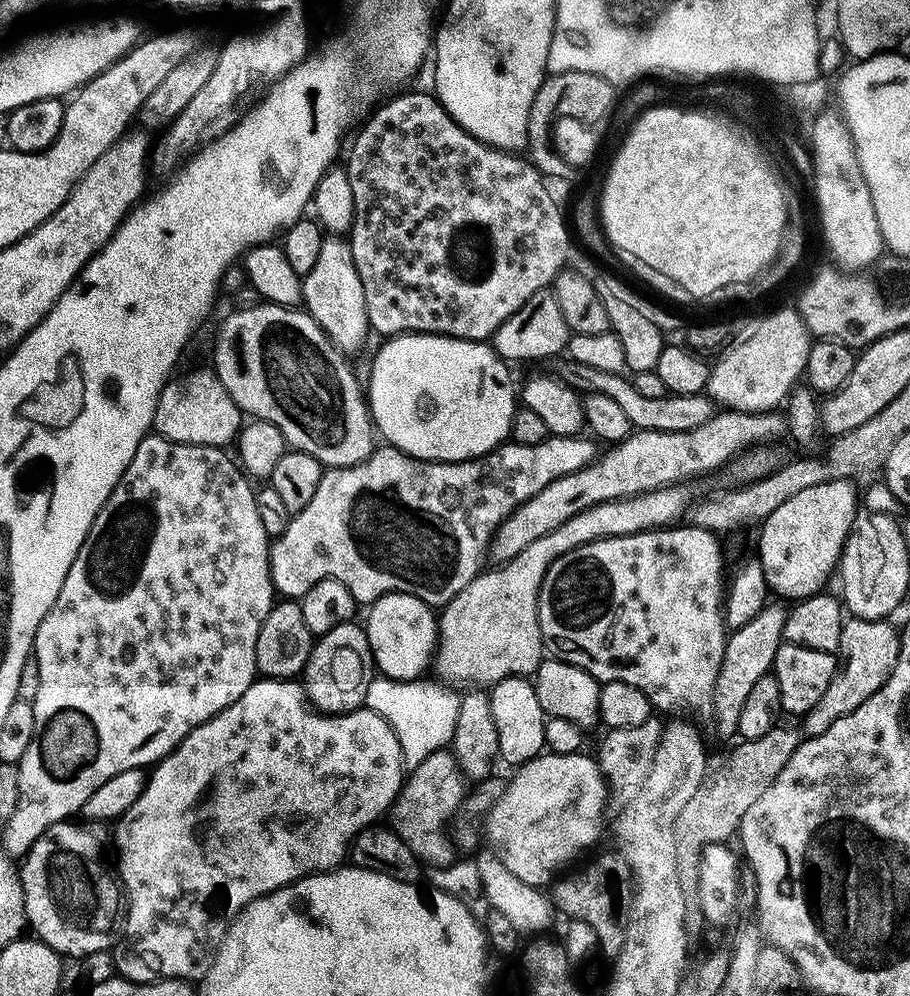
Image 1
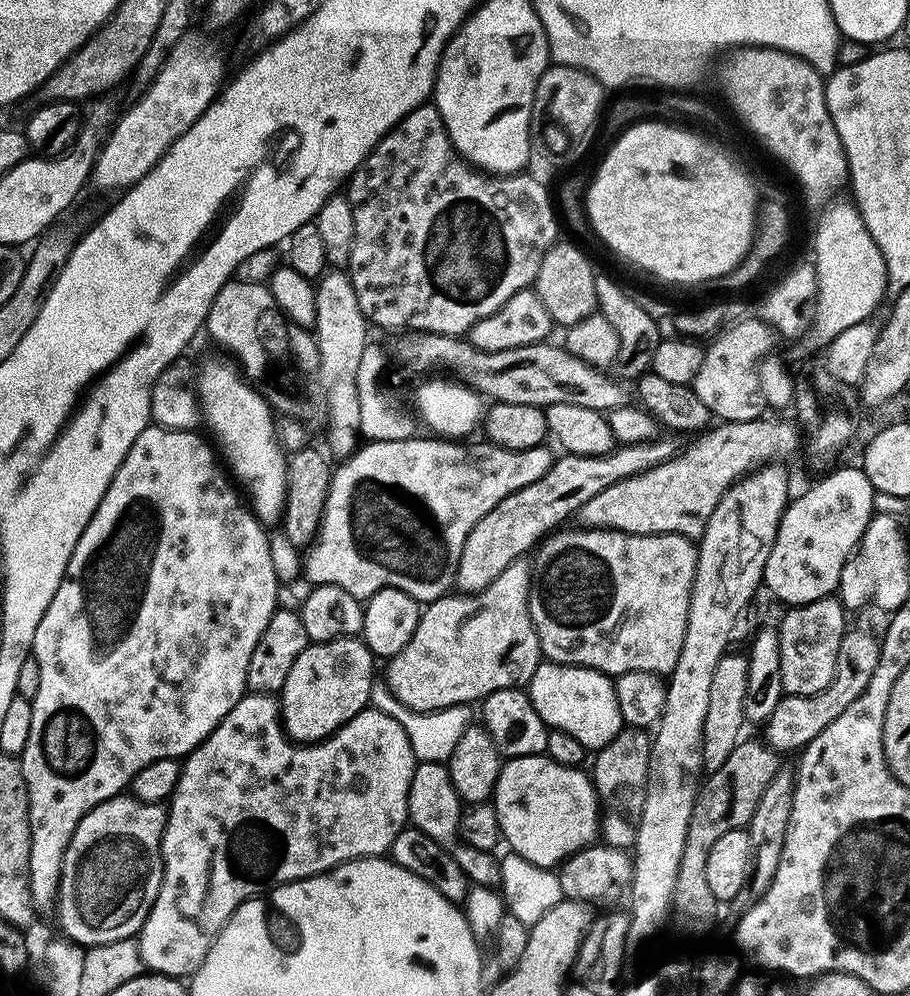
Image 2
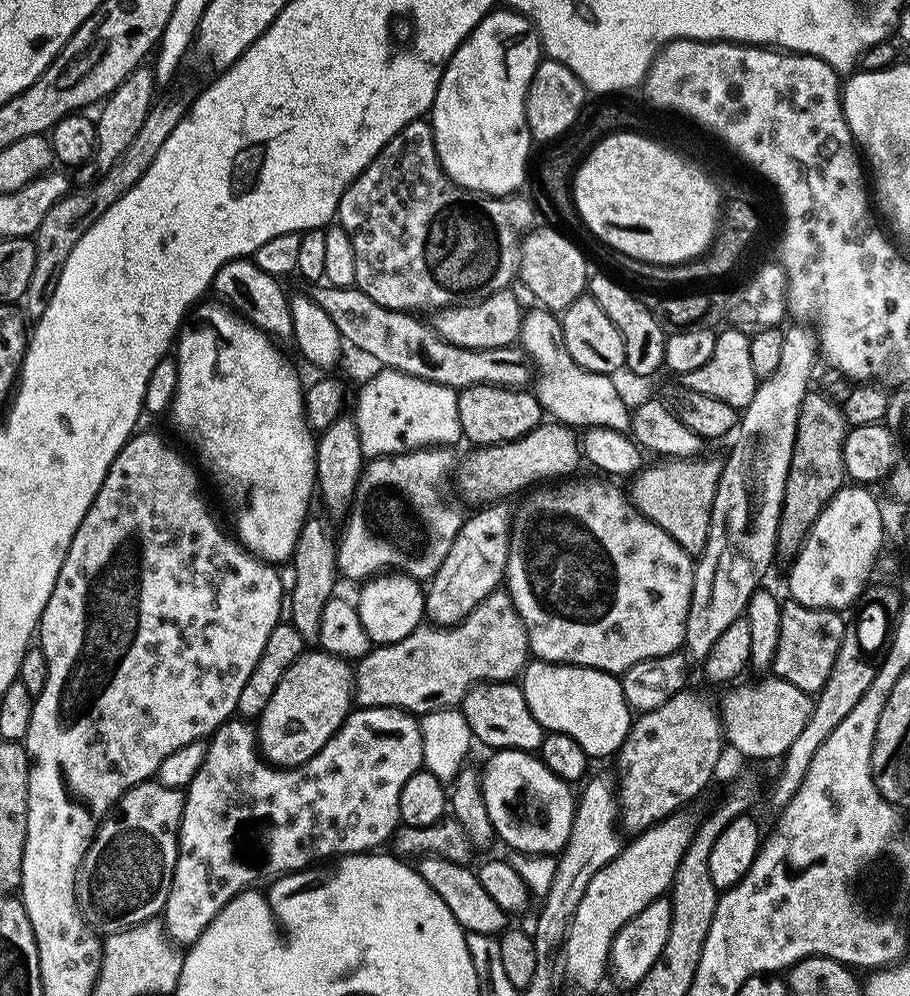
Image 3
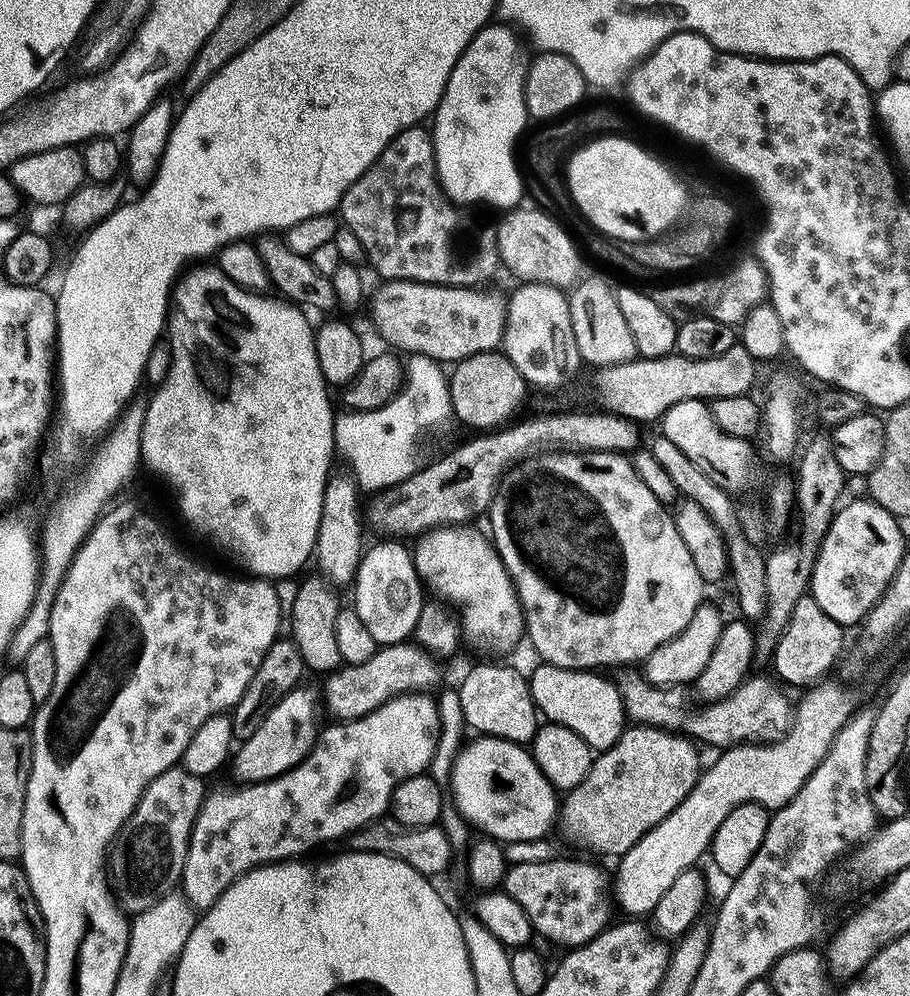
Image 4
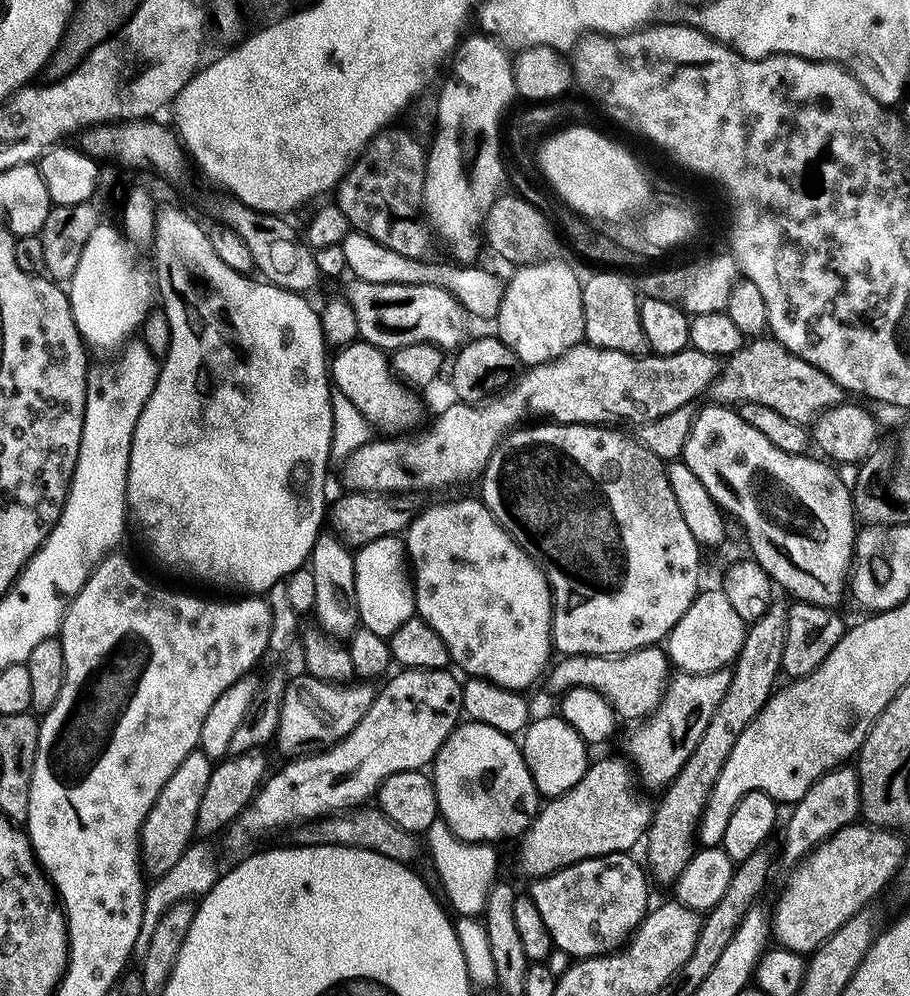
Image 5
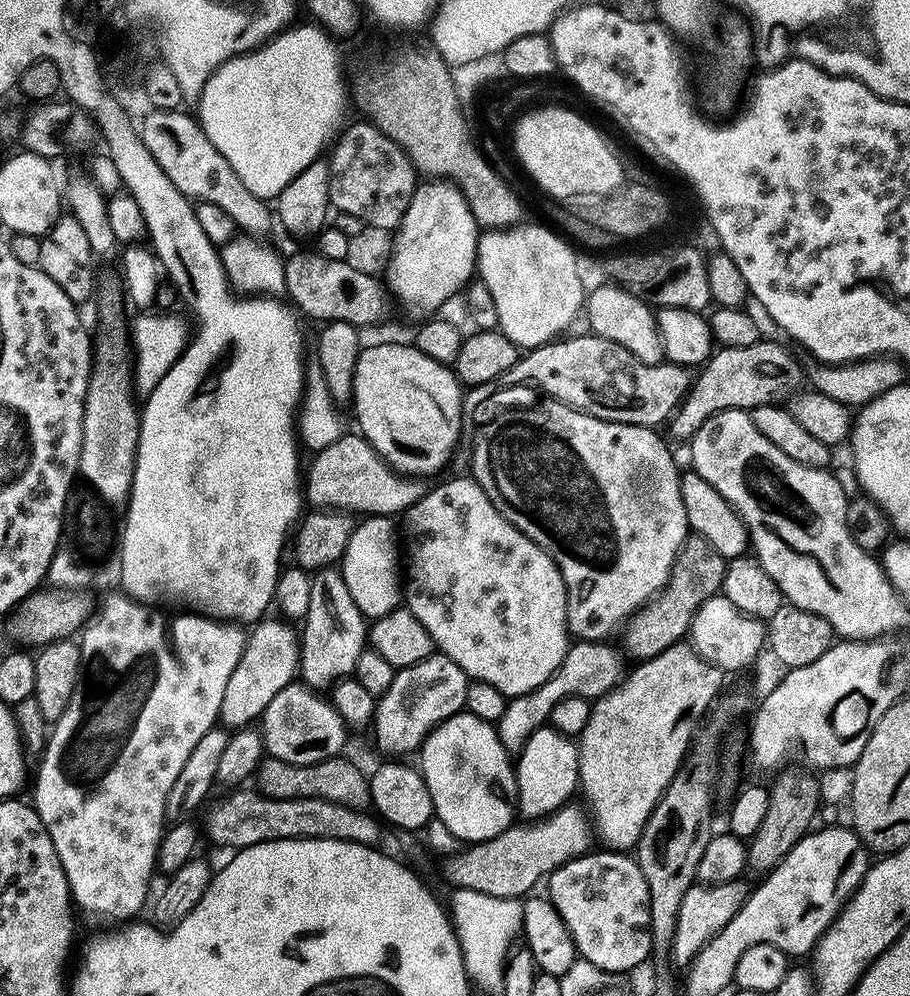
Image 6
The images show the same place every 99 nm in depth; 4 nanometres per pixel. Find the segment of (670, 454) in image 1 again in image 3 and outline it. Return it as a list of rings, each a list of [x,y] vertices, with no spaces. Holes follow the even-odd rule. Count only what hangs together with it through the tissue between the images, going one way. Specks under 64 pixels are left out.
[[[492,502],[477,507],[473,511],[476,513],[469,515],[458,530],[454,546],[450,546],[450,554],[446,554],[446,562],[438,566],[426,584],[424,610],[431,623],[437,626],[461,624],[491,592],[505,583],[514,523],[514,512],[506,505]]]

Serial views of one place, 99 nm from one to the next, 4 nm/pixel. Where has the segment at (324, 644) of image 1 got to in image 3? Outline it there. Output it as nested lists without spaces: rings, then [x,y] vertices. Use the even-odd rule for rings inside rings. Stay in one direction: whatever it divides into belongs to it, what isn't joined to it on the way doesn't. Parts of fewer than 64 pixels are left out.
[[[305,650],[290,670],[282,674],[278,690],[274,690],[270,702],[266,702],[266,710],[262,710],[255,725],[261,756],[278,768],[297,768],[299,764],[307,764],[322,746],[326,746],[326,742],[330,742],[354,708],[356,674],[353,665],[341,656],[315,651]]]

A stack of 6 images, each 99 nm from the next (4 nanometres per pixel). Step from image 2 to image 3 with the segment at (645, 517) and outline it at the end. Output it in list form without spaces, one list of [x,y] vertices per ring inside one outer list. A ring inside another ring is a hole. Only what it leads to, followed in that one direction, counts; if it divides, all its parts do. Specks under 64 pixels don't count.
[[[702,457],[672,458],[658,462],[660,464],[656,466],[645,467],[633,477],[631,481],[631,484],[633,483],[632,492],[630,488],[630,499],[637,511],[666,530],[691,556],[698,556],[705,548],[706,540],[709,537],[710,514],[713,512],[714,494],[723,468],[723,463],[719,459],[716,461],[712,458]]]

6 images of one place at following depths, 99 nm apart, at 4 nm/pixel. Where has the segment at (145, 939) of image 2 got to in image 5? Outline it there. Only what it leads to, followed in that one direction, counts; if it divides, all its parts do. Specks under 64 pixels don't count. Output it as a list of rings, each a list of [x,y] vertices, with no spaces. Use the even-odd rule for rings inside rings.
[[[409,668],[397,673],[397,676],[389,675],[383,681],[384,689],[381,687],[377,691],[370,710],[366,710],[362,722],[358,722],[358,726],[354,726],[354,730],[346,734],[346,738],[342,738],[325,752],[289,759],[285,763],[288,765],[281,772],[273,771],[265,779],[248,807],[226,829],[230,851],[243,853],[251,849],[252,836],[258,835],[259,832],[276,832],[279,828],[292,830],[297,826],[321,820],[323,816],[334,816],[337,812],[346,812],[351,808],[367,805],[375,797],[382,781],[390,778],[392,774],[419,772],[431,765],[442,742],[446,742],[448,735],[461,723],[464,710],[461,681],[459,679],[456,681],[451,676],[451,671],[442,668],[438,670]]]

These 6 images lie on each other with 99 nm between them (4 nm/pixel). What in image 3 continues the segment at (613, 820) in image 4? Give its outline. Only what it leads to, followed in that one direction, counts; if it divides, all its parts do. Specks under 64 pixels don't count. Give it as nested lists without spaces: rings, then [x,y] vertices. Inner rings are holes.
[[[691,688],[672,695],[661,707],[639,713],[618,753],[620,768],[624,772],[621,782],[618,782],[621,827],[630,830],[629,833],[639,834],[677,813],[680,806],[700,795],[709,784],[725,748],[726,734],[715,701],[704,694],[696,694]]]

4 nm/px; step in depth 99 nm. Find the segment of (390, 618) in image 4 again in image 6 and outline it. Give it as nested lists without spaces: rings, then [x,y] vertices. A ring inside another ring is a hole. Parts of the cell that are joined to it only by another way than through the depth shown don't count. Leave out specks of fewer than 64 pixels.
[[[370,516],[352,529],[352,537],[344,551],[342,571],[350,598],[358,602],[358,610],[365,618],[390,614],[402,604],[402,560],[396,557],[398,528],[387,516]]]

